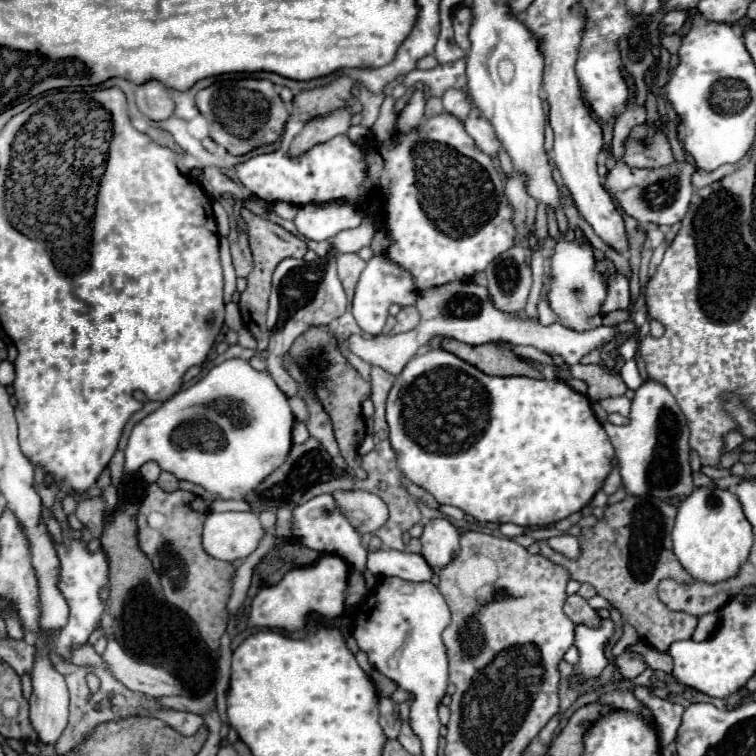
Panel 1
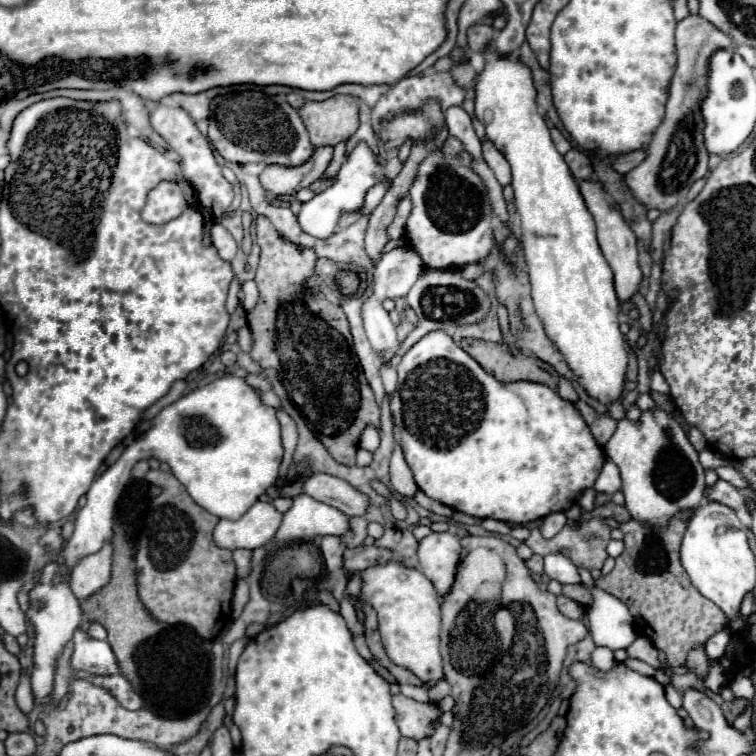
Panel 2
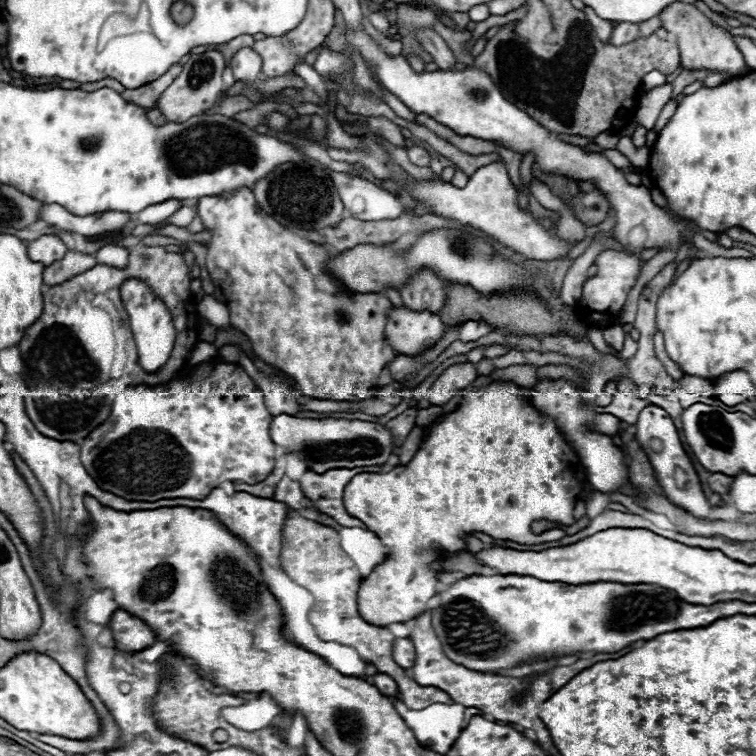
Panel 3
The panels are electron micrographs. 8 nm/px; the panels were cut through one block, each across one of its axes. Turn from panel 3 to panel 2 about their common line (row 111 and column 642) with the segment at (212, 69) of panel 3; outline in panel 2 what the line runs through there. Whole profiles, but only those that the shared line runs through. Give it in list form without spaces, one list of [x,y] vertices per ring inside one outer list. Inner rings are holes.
[[[690,14],[676,26],[676,52],[678,64],[670,82],[670,98],[666,104],[666,116],[658,130],[652,134],[646,146],[646,158],[640,166],[630,170],[624,180],[636,200],[646,208],[656,208],[660,212],[672,210],[680,200],[686,198],[690,186],[708,172],[708,152],[704,148],[702,128],[704,120],[700,116],[700,100],[706,96],[706,76],[708,58],[714,48],[732,48],[732,38],[722,30],[716,30],[708,20],[698,14]]]

